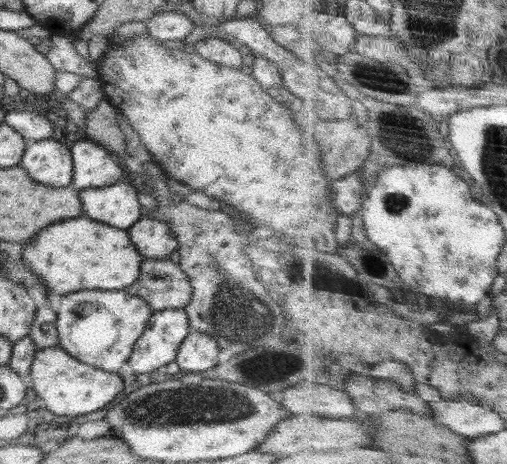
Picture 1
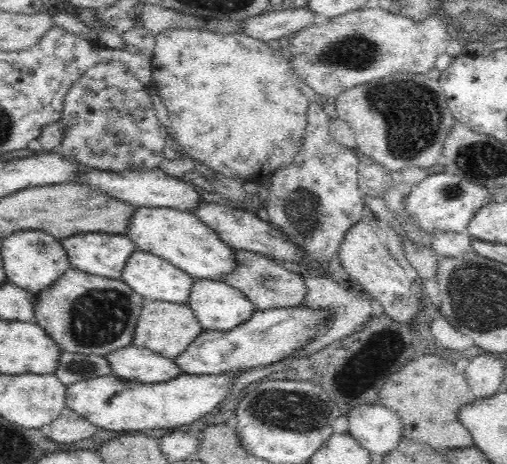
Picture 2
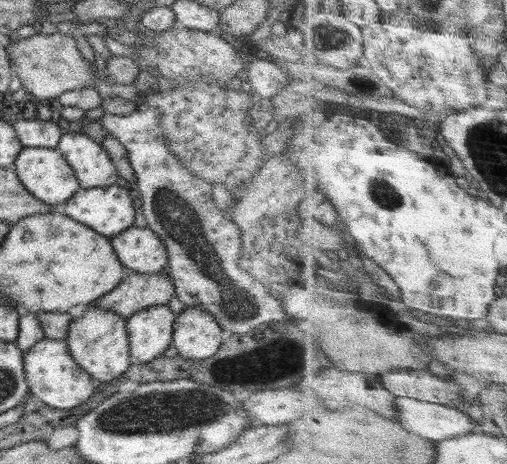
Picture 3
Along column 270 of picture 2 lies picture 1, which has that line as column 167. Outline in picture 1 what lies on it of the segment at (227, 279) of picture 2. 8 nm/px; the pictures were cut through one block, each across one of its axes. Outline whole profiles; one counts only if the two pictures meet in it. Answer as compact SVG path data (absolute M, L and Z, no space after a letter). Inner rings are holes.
M170 258L142 261L138 278L124 289L144 299L154 311L183 309L192 298L189 276Z

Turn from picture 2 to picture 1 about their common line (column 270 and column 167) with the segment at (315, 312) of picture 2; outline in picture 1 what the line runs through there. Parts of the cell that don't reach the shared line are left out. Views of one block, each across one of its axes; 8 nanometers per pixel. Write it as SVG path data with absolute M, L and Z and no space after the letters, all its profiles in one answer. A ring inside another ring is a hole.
M166 309L154 311L150 315L142 336L134 343L132 354L129 356L128 364L133 372L152 372L158 368L164 368L166 364L175 360L180 343L186 338L191 326L189 318L184 309Z

